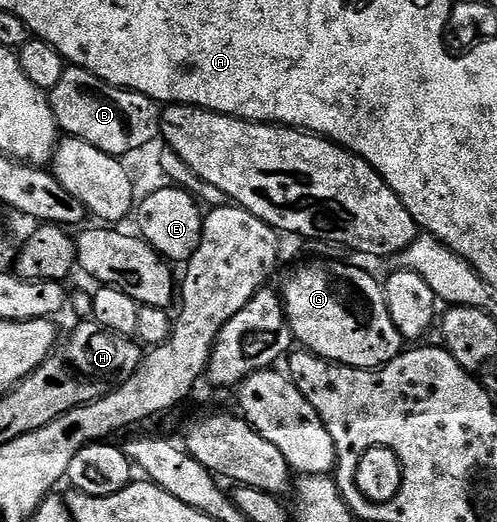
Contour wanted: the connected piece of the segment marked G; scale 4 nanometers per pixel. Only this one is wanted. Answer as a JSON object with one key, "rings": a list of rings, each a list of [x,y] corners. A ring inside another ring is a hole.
{"rings":[[[311,260],[308,266],[296,265],[287,283],[281,289],[283,312],[291,326],[291,337],[302,349],[327,362],[337,362],[340,366],[356,366],[359,370],[377,370],[387,362],[392,362],[404,349],[405,340],[397,332],[389,316],[387,301],[383,295],[380,279],[375,279],[367,270],[359,266],[346,266],[343,260]]]}

